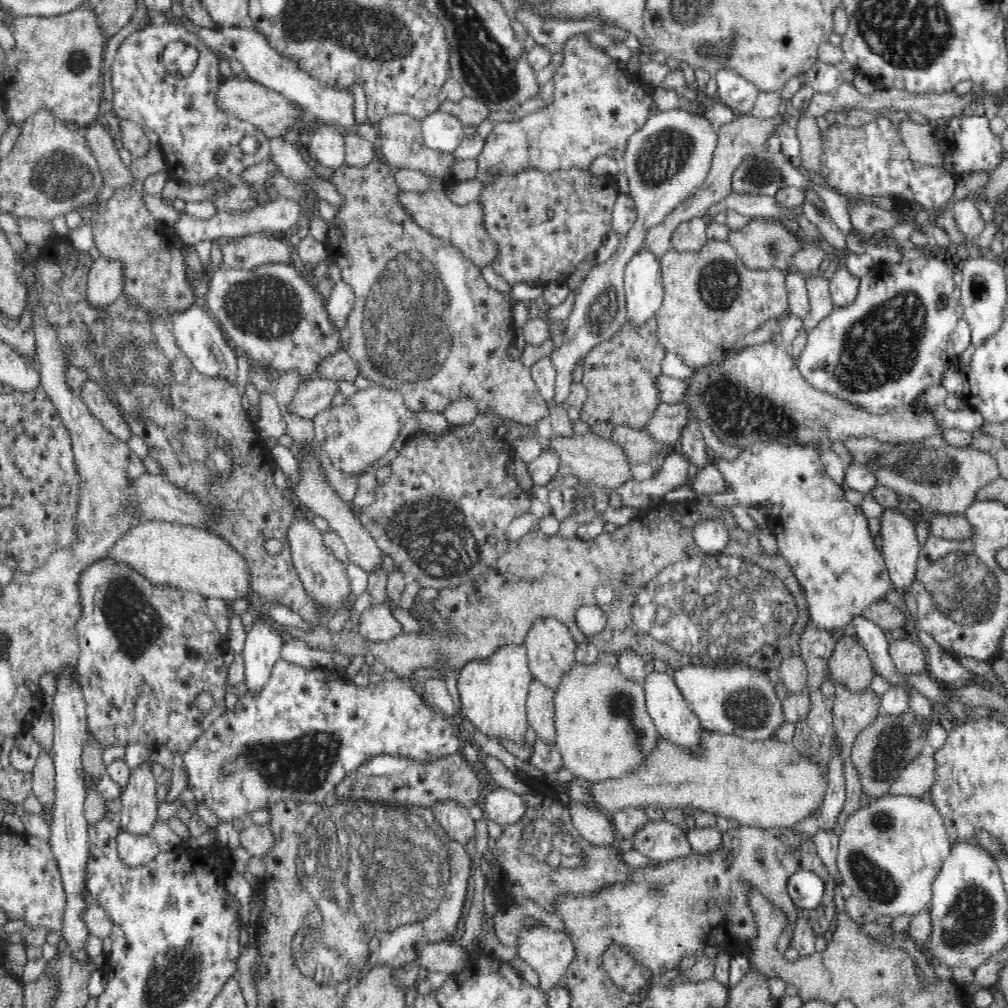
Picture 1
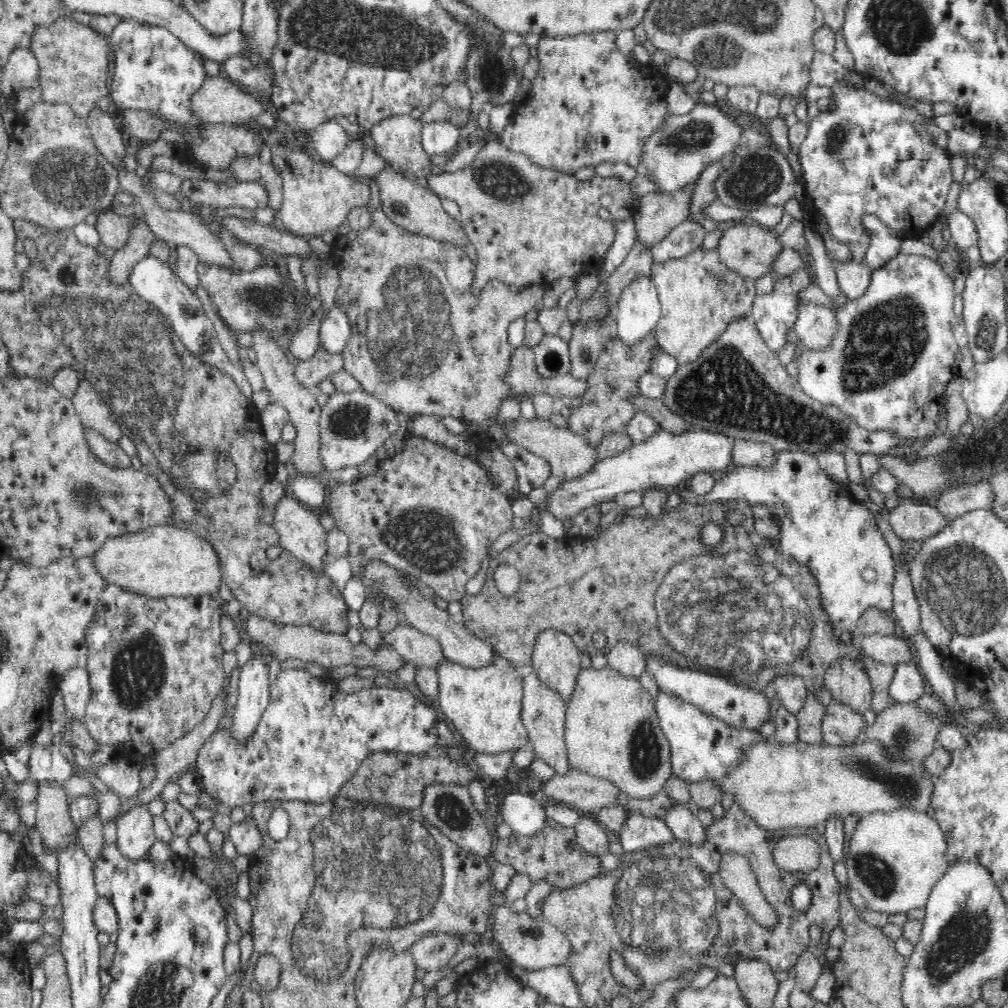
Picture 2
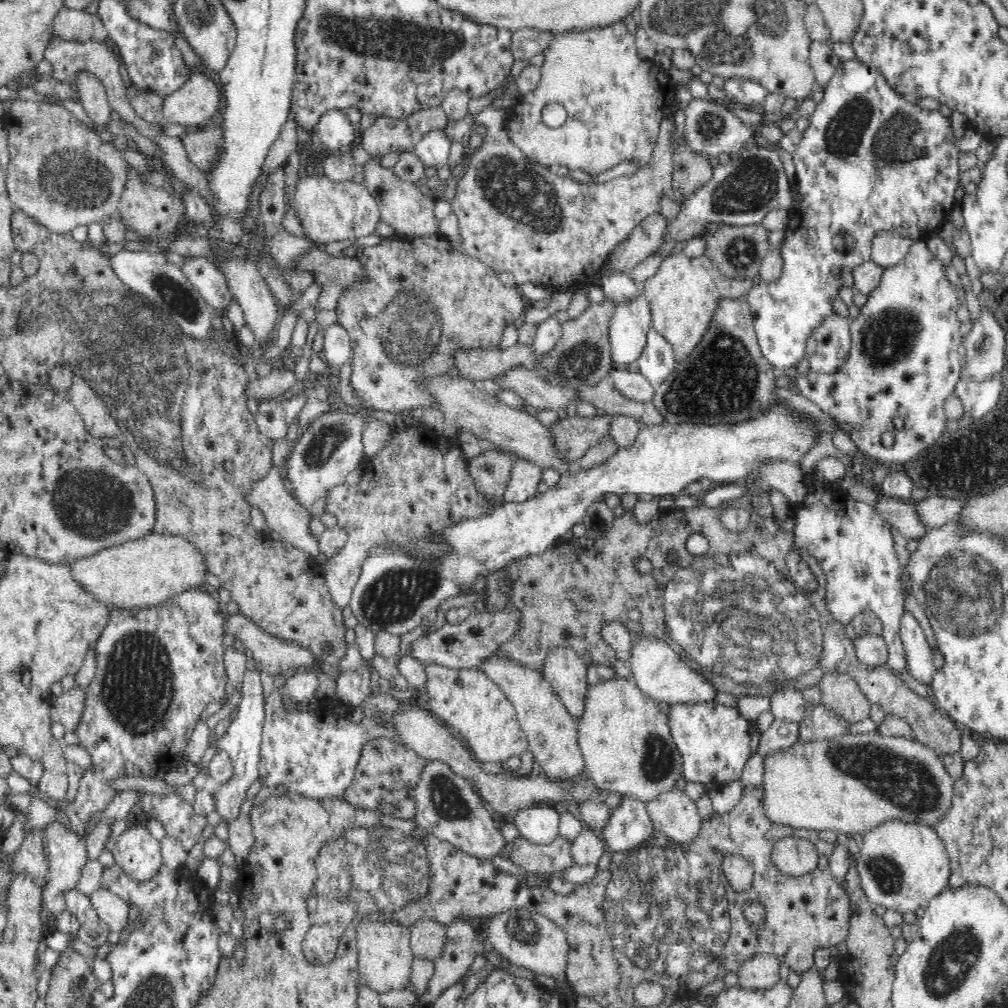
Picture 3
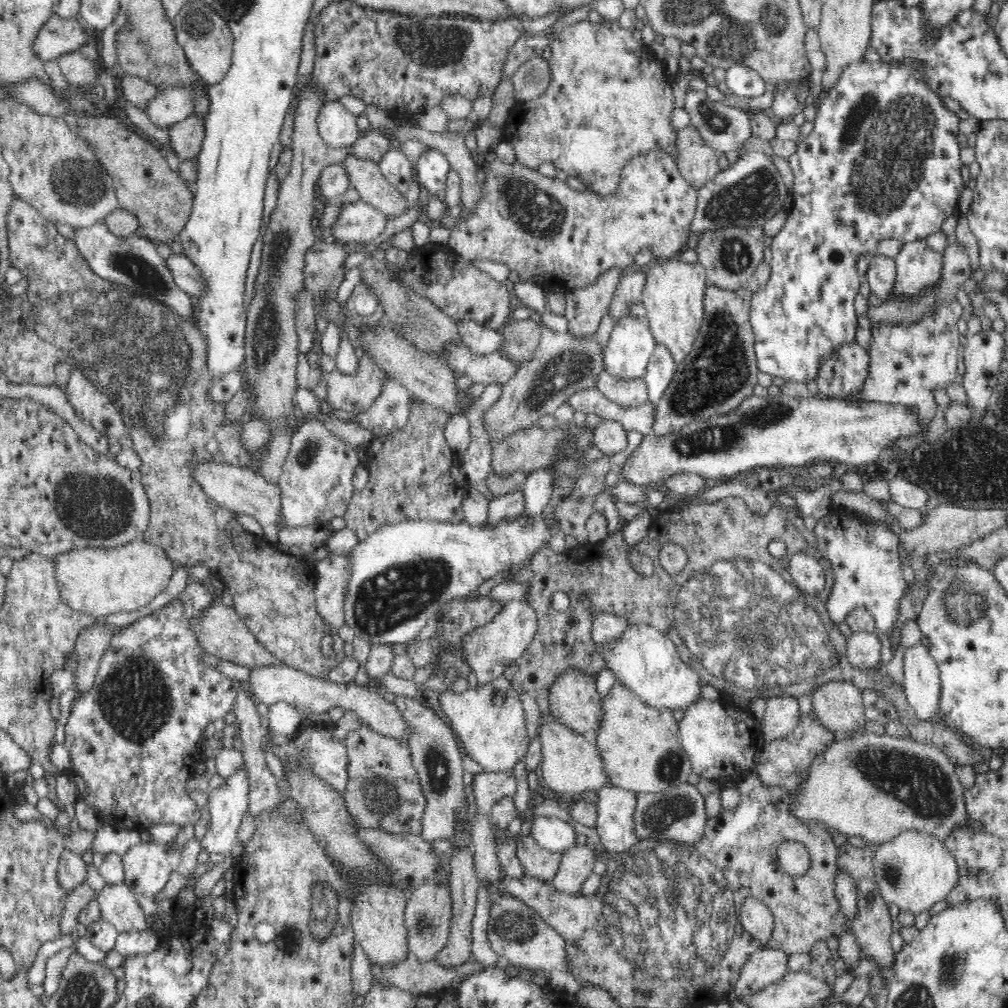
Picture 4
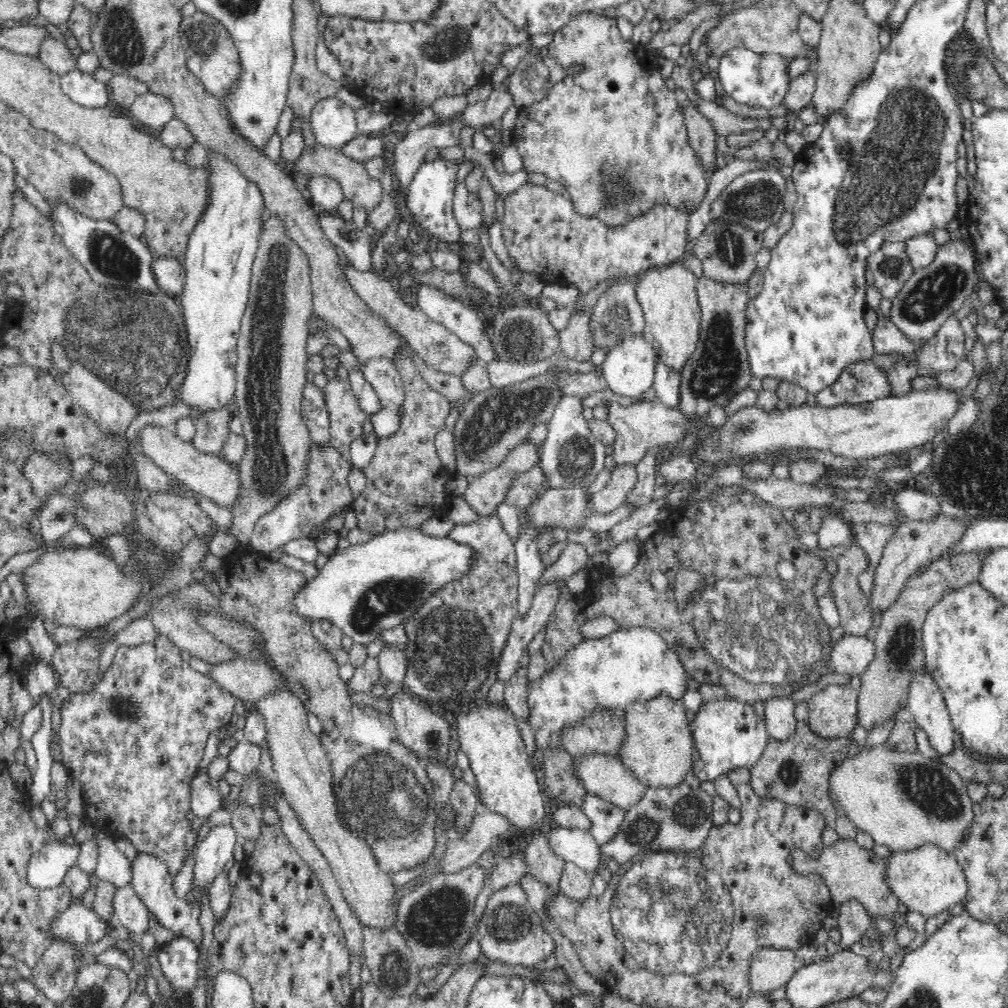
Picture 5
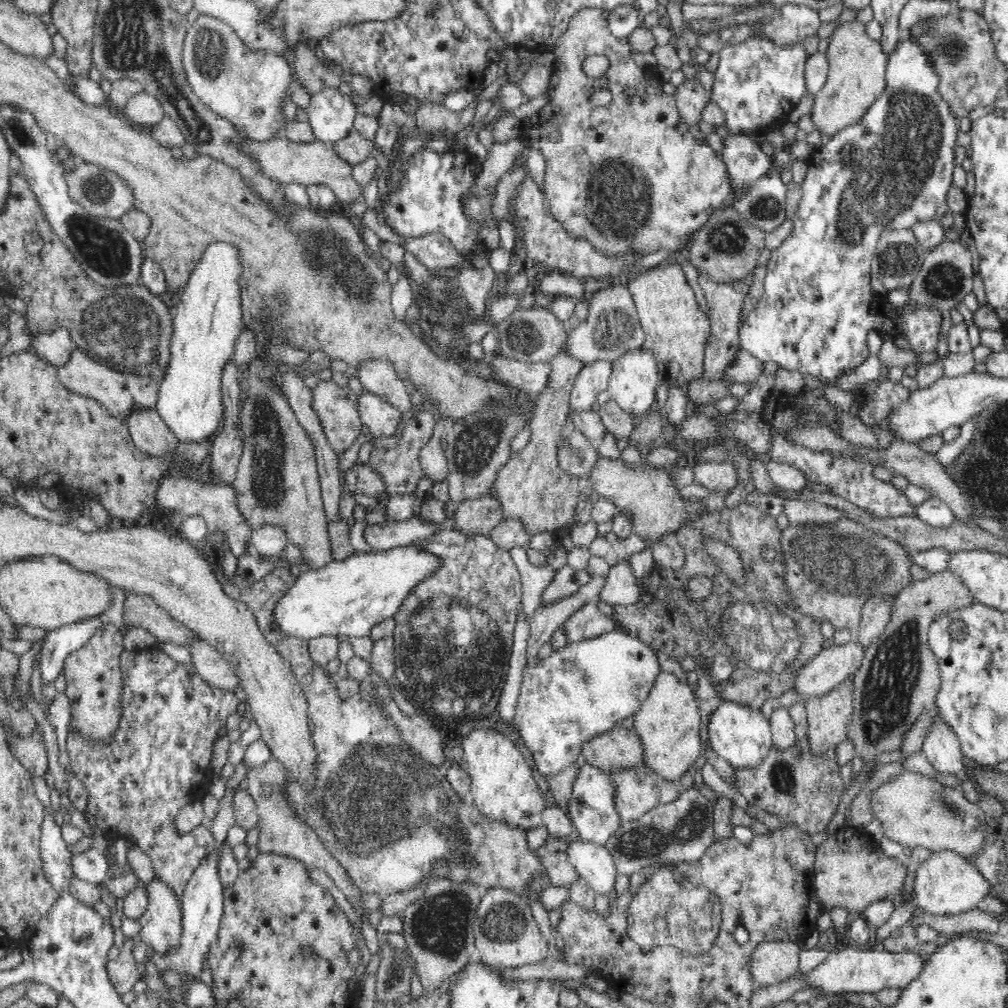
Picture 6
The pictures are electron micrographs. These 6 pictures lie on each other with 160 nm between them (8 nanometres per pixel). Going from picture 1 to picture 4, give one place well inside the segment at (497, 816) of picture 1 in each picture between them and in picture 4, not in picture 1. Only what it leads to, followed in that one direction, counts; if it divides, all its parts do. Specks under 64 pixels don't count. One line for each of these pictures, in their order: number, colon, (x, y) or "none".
2: (525, 814)
3: (539, 824)
4: (552, 834)

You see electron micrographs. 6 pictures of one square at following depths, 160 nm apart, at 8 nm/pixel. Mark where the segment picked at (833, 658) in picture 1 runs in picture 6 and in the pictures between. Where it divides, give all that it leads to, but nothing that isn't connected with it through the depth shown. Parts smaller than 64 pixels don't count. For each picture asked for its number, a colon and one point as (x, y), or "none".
2: (847, 682)
3: (839, 692)
4: (838, 705)
5: (832, 713)
6: (828, 717)

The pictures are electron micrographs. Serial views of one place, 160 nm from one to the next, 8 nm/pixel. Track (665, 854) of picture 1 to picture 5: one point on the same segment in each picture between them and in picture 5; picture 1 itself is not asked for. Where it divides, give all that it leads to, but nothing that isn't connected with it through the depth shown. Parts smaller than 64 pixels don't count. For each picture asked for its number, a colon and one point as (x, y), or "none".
2: (639, 832)
3: (629, 826)
4: (615, 811)
5: (605, 817)

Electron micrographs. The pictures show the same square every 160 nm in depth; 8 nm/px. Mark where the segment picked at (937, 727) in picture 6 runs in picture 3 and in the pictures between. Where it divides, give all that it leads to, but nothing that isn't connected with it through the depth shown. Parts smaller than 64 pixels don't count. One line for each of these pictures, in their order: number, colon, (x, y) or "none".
3: (920, 664)
4: (922, 686)
5: (925, 700)

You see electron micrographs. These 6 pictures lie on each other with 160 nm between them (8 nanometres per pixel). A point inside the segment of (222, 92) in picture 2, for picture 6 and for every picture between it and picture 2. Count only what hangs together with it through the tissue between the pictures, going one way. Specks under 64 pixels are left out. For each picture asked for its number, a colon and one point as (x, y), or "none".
3: (199, 98)
4: (169, 106)
5: (154, 110)
6: (142, 107)

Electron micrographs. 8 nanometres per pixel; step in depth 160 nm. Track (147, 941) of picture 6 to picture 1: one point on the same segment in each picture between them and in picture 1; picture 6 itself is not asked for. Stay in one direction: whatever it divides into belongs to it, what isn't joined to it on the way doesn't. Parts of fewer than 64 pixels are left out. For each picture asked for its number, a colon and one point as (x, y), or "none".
1: (138, 814)
2: (135, 833)
3: (139, 854)
4: (147, 867)
5: (151, 879)

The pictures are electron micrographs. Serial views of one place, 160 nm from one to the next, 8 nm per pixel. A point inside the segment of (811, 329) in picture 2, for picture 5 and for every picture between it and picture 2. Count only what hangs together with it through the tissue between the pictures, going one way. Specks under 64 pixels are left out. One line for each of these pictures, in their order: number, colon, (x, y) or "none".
3: (827, 349)
4: (842, 375)
5: (861, 382)

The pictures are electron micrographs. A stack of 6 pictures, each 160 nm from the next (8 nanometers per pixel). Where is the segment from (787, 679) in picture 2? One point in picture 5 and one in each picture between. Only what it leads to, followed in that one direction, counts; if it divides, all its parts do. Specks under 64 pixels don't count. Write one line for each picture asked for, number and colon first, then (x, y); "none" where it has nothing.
3: (788, 705)
4: (781, 715)
5: (780, 719)

